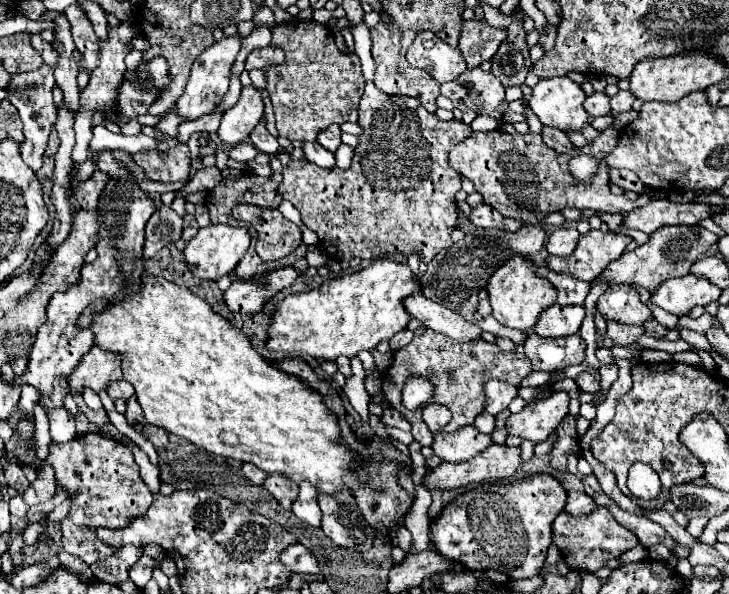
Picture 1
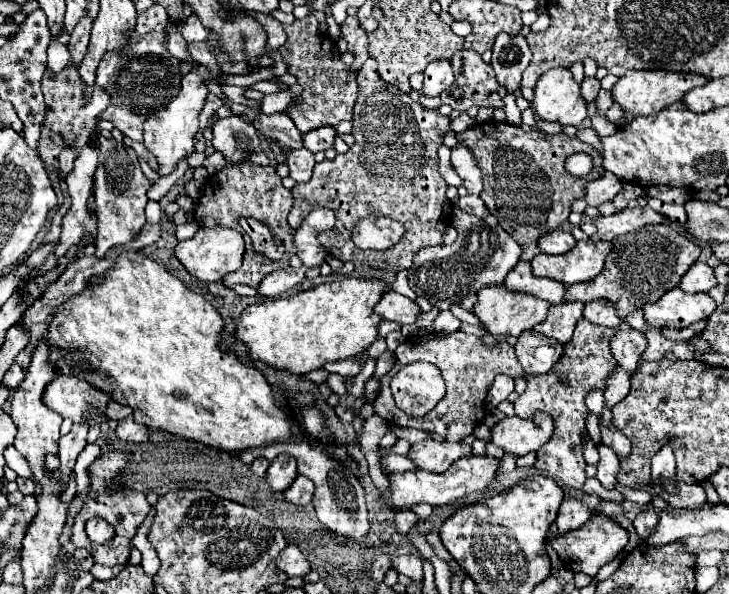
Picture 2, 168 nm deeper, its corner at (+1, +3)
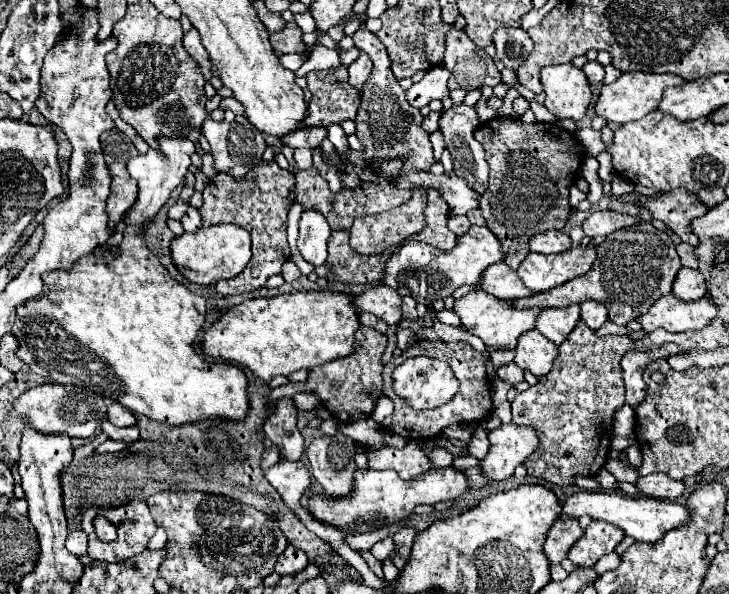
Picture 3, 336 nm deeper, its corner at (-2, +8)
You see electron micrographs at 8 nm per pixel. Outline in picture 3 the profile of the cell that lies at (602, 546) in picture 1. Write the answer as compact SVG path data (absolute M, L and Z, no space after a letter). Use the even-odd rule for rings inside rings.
M592 520L590 526L584 530L584 536L574 542L574 548L570 548L568 558L576 566L592 568L600 556L614 552L614 548L624 540L622 528L614 528L612 524Z

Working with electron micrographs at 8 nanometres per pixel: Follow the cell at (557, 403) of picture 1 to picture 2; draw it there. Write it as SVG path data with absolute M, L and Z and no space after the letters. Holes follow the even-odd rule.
M539 413L539 417L533 419L507 417L501 423L497 423L491 433L493 433L491 443L495 447L501 447L505 453L511 453L515 457L523 457L525 453L543 447L551 437L553 427L551 419Z

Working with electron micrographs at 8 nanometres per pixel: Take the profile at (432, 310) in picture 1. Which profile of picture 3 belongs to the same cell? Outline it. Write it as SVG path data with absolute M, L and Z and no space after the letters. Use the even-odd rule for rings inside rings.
M384 284L370 286L354 302L360 310L382 318L388 326L396 326L402 320L402 298L392 288L384 288Z

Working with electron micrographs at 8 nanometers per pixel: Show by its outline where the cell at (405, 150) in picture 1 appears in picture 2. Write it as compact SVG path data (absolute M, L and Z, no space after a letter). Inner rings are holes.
M367 59L363 69L357 75L359 83L359 97L353 109L353 135L355 145L349 147L347 153L337 155L333 161L323 159L315 165L313 177L309 183L297 183L293 191L293 209L291 209L291 225L297 227L313 209L327 207L335 213L335 229L321 233L321 245L327 249L329 255L337 257L339 261L351 261L355 265L355 273L367 271L367 269L385 269L399 273L403 269L411 267L411 261L415 253L421 247L429 245L443 245L443 233L447 229L447 223L451 221L451 203L445 197L447 183L439 175L439 157L437 149L443 143L443 133L449 131L449 117L443 117L435 109L421 109L419 103L415 103L407 93L401 93L397 87L385 83L377 73L377 61ZM367 215L385 215L391 219L397 219L407 225L407 233L403 239L387 251L363 251L355 249L351 241L351 229L355 221L367 217Z

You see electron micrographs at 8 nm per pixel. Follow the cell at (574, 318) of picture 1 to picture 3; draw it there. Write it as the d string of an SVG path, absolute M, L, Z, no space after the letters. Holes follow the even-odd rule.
M580 306L568 308L544 308L536 320L536 330L550 338L556 346L560 346L566 336L574 330L576 322L580 320Z

